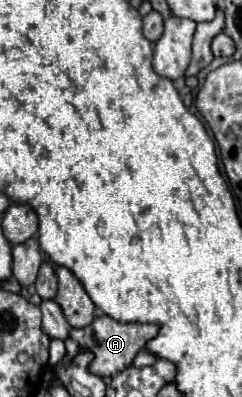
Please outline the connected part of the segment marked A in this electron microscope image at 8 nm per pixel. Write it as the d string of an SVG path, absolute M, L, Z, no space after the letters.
M100 315L90 325L80 327L80 329L72 329L70 337L78 341L80 349L90 349L96 355L96 359L90 365L92 373L96 373L100 377L112 377L112 375L116 375L132 365L134 357L146 347L146 343L158 335L158 329L160 327L156 323L146 323L146 325L142 325L142 323L118 323L108 315Z

